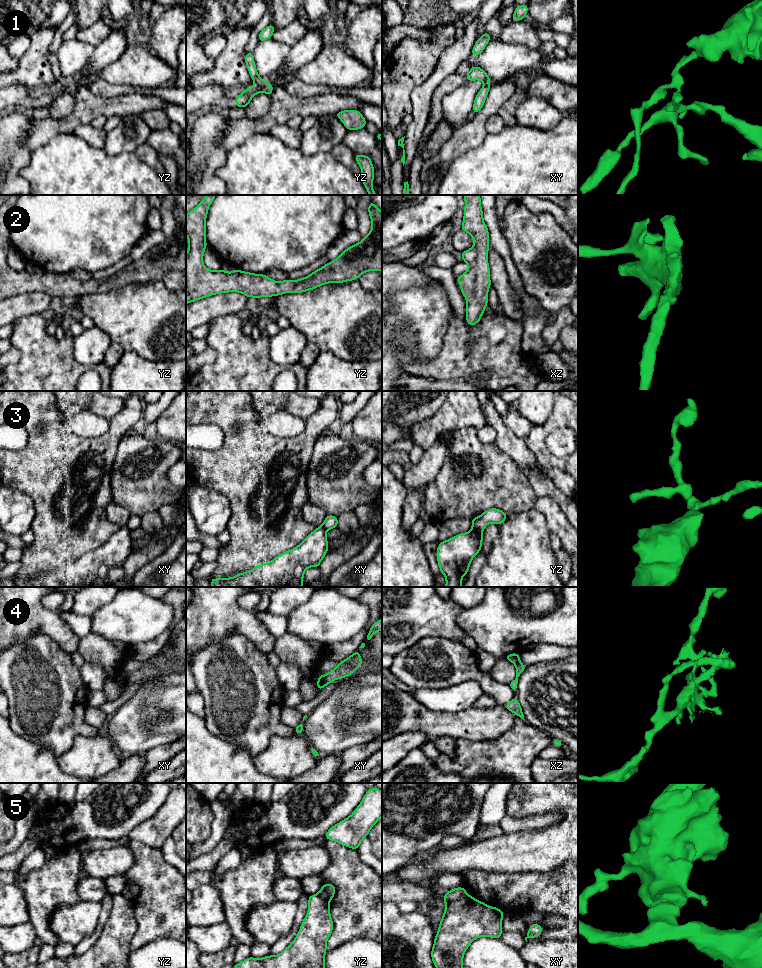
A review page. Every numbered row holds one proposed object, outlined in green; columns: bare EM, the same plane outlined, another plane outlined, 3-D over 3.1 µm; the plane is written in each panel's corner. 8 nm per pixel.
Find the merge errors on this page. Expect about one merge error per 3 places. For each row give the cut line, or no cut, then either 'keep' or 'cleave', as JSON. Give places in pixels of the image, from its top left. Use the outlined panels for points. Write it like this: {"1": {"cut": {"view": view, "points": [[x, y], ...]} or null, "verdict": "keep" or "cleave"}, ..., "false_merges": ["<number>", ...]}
{"1": {"cut": {"view": "yz", "points": [[262, 81], [255, 84]]}, "verdict": "cleave"}, "2": {"cut": null, "verdict": "keep"}, "3": {"cut": {"view": "yz", "points": [[472, 528], [478, 529], [481, 532]]}, "verdict": "cleave"}, "4": {"cut": {"view": "xz", "points": [[519, 661], [515, 664]]}, "verdict": "cleave"}, "5": {"cut": {"view": "xy", "points": [[466, 893], [446, 905]]}, "verdict": "cleave"}, "false_merges": ["1", "3", "4", "5"]}

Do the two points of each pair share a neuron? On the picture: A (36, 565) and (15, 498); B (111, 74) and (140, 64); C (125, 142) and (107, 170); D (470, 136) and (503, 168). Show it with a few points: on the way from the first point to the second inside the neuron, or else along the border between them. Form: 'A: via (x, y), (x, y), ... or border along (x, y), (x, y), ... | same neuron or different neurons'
A: border along (34, 506), (34, 518), (29, 529) | different neurons
B: via (118, 73), (133, 69) | same neuron
C: border along (103, 148), (109, 155), (134, 151) | different neurons
D: border along (487, 133), (478, 146), (468, 149), (459, 156) | different neurons

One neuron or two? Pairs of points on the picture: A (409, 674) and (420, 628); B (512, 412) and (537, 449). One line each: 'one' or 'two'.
A: two
B: two

